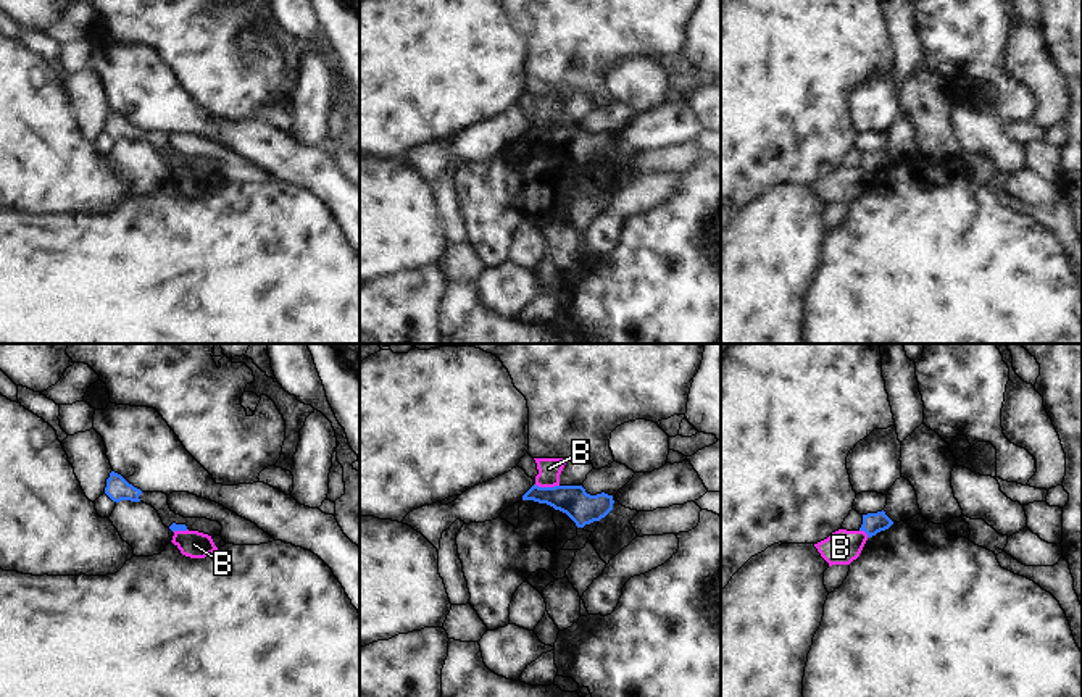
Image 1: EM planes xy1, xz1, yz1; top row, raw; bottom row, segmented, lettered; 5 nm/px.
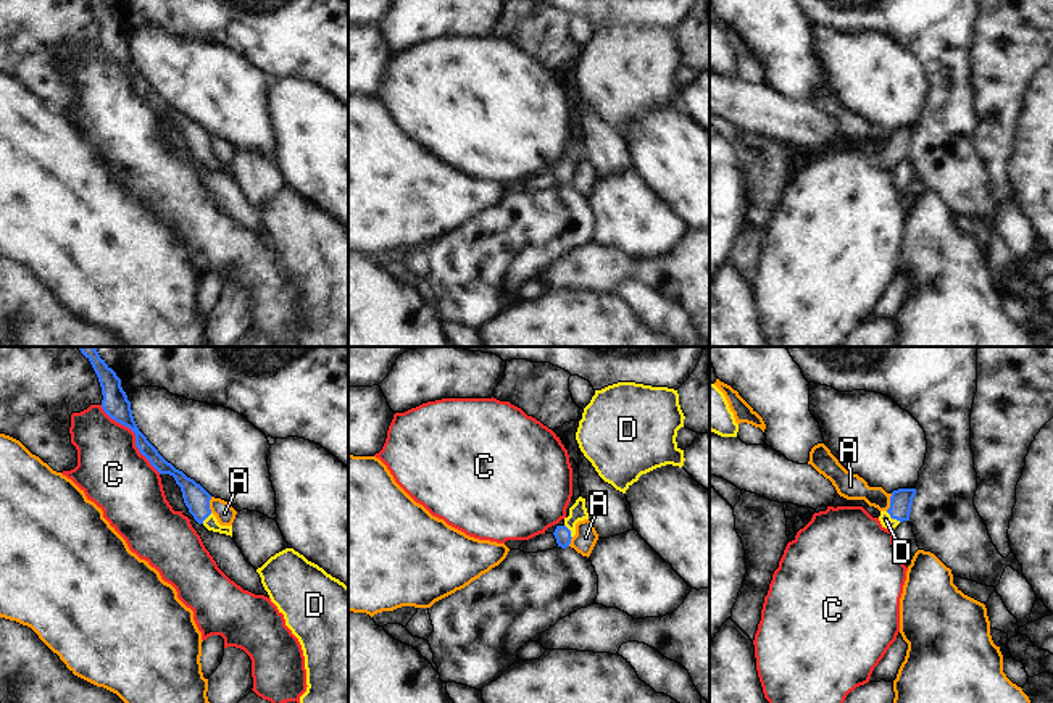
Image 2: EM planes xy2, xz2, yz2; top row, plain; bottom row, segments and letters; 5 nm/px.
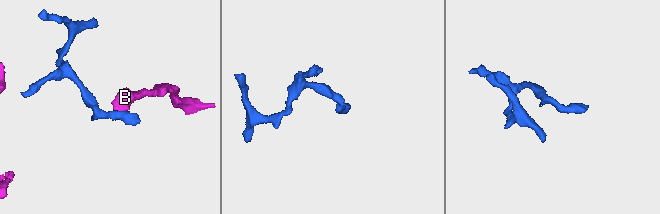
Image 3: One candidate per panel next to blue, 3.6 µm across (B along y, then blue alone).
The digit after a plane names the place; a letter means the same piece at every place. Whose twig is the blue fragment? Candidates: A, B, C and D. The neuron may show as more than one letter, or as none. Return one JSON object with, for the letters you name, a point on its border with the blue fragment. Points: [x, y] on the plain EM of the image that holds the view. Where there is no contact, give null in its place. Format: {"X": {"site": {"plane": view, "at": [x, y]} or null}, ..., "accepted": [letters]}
{"D": {"site": {"plane": "yz2", "at": [894, 157]}}, "accepted": ["D"]}

